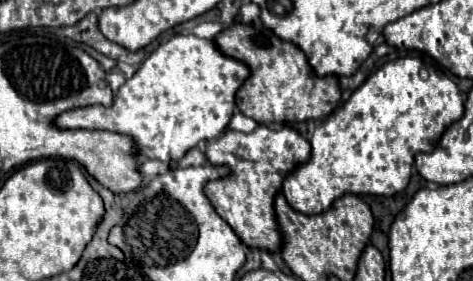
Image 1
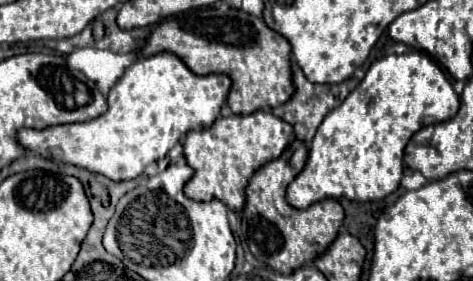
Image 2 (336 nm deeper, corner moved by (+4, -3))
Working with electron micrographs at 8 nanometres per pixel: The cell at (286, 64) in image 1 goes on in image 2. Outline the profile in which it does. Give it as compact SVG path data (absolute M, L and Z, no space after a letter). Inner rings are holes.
M219 2L219 6L189 10L185 16L161 22L149 34L145 46L141 46L137 58L147 58L157 52L175 54L195 74L227 74L233 82L227 96L233 114L277 108L293 96L289 42L279 32L271 30L261 18L235 10L225 2Z

